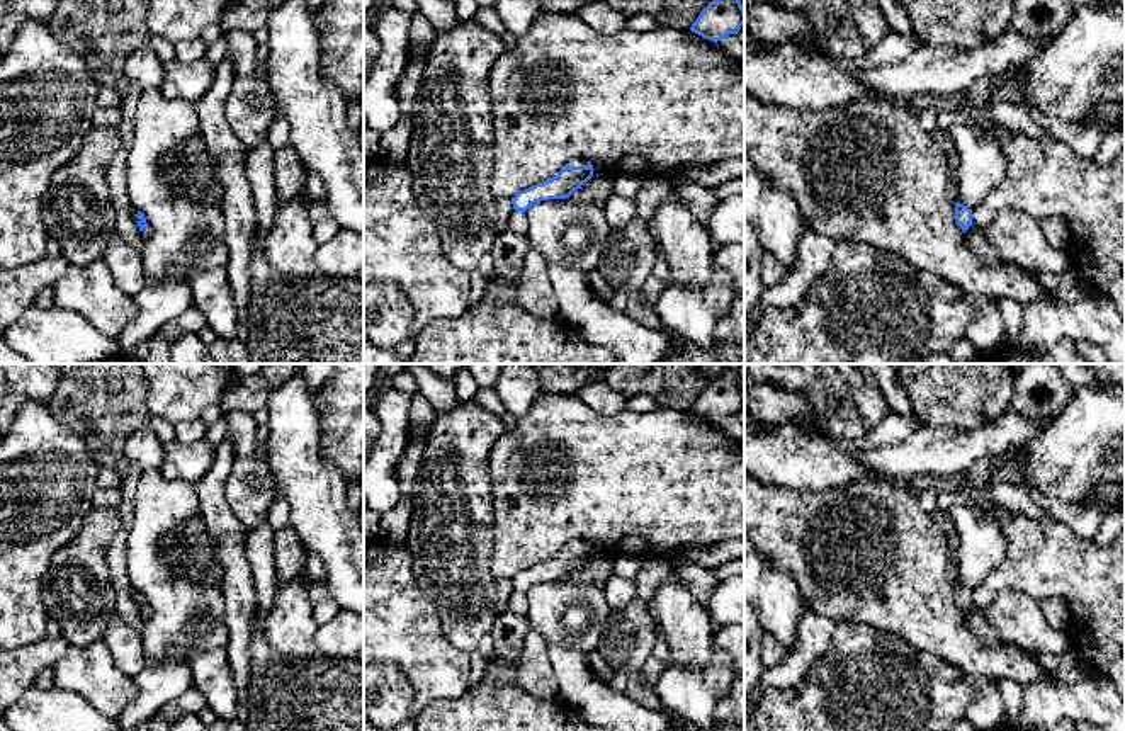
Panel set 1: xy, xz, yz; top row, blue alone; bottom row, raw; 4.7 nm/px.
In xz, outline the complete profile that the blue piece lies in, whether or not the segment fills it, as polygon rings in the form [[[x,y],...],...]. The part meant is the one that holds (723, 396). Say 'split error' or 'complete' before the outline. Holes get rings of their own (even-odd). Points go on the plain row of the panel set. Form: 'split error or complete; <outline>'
complete; [[[724,371],[700,393],[690,411],[717,423],[729,415],[738,415],[744,405],[744,388],[734,371]]]

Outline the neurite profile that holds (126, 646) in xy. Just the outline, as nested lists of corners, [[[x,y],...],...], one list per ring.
[[[117,614],[112,615],[102,638],[114,663],[129,677],[136,677],[146,665],[141,636]]]

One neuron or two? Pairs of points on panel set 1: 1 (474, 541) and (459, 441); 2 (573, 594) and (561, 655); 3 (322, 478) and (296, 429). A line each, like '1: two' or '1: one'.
1: one
2: two
3: one

